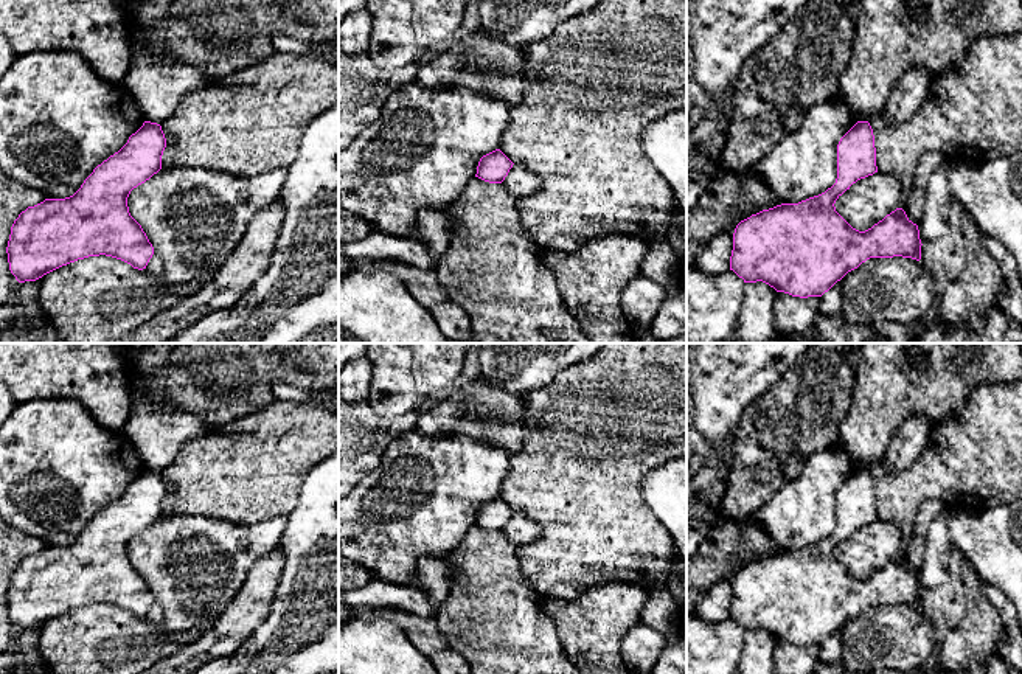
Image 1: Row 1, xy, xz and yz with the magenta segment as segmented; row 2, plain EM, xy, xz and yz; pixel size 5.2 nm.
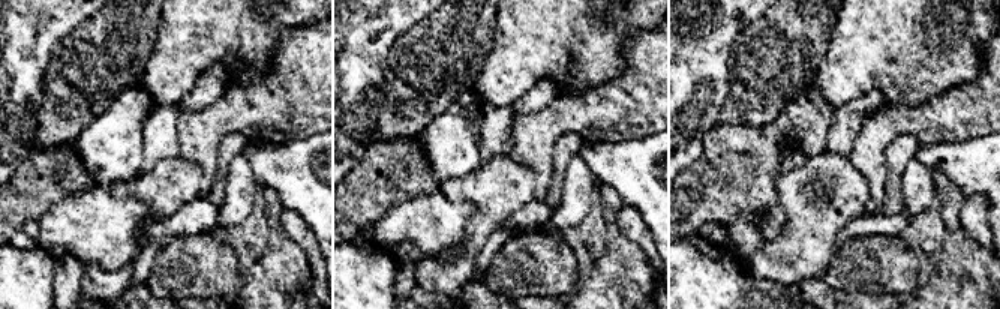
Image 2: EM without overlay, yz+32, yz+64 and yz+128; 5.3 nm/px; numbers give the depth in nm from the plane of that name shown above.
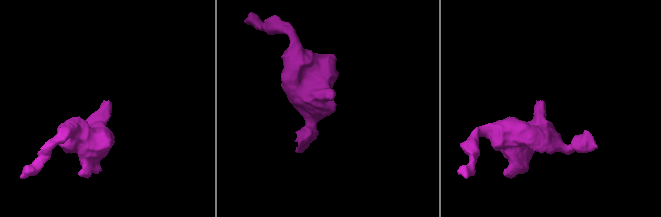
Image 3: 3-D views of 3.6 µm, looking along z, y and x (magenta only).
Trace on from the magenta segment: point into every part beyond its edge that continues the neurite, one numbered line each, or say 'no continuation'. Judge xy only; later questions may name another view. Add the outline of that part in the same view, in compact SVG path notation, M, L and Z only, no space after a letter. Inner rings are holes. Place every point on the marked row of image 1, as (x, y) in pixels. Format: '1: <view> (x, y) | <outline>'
no continuation

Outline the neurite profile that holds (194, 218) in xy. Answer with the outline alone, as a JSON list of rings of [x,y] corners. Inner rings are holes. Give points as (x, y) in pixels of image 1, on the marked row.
[[[162,168],[127,197],[130,216],[141,225],[154,253],[163,259],[163,278],[179,287],[221,270],[258,211],[281,193],[286,169],[239,177],[203,168]]]

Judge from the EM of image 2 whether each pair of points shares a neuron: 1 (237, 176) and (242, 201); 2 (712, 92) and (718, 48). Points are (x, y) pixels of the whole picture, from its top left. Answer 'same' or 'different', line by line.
1: same
2: same

